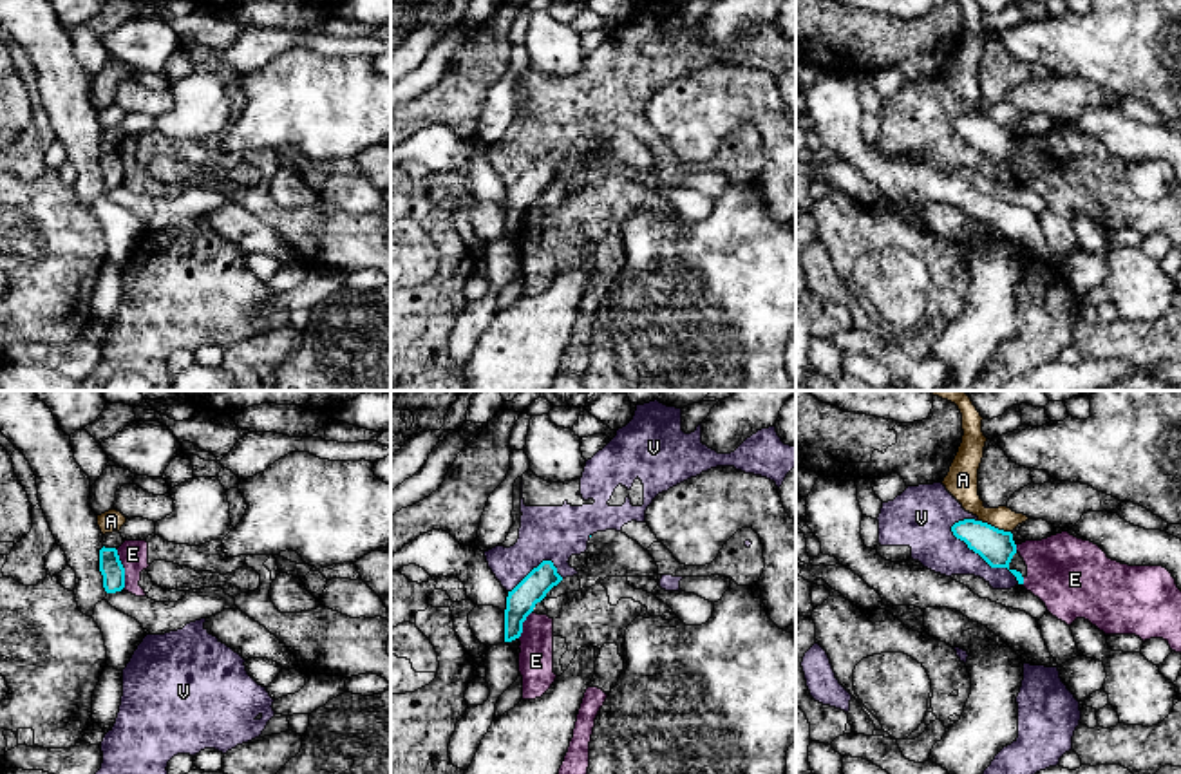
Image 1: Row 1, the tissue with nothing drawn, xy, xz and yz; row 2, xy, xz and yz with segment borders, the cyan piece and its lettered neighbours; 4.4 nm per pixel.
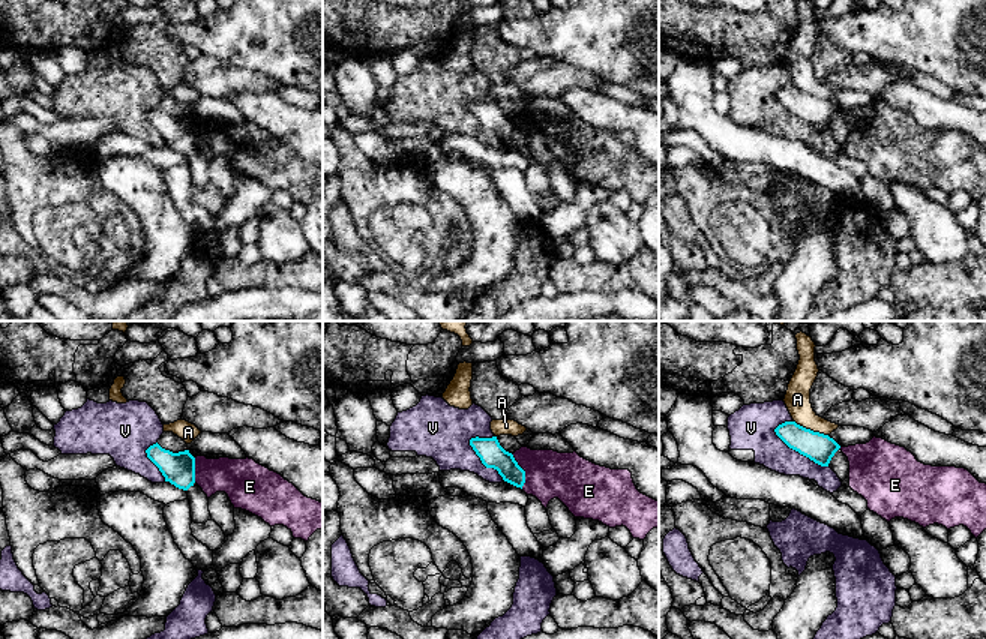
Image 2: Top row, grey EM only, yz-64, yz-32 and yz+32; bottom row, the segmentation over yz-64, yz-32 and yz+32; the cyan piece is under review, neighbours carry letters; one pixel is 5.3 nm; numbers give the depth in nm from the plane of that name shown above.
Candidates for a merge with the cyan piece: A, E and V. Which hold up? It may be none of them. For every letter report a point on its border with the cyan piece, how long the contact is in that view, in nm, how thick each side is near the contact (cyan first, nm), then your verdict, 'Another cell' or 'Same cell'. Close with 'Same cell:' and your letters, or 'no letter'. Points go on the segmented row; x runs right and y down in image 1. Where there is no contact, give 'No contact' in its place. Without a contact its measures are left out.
A: Touches cyan at yz (993, 527). Shared border 160 nm. Thickness 160 nm (cyan) against 140 nm. Another cell
E: Touches cyan at xy (123, 570). Shared border 180 nm. Thickness 100 nm (cyan) against 130 nm. Another cell
V: Touches cyan at yz (984, 559). Shared border 400 nm. Thickness 160 nm (cyan) against 200 nm. Another cell
Same cell: no letter

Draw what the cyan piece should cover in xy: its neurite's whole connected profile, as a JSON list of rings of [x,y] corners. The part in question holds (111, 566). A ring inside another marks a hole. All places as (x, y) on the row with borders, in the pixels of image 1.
[[[116,548],[99,550],[99,571],[103,575],[103,588],[107,593],[116,593],[125,588],[125,568]]]

